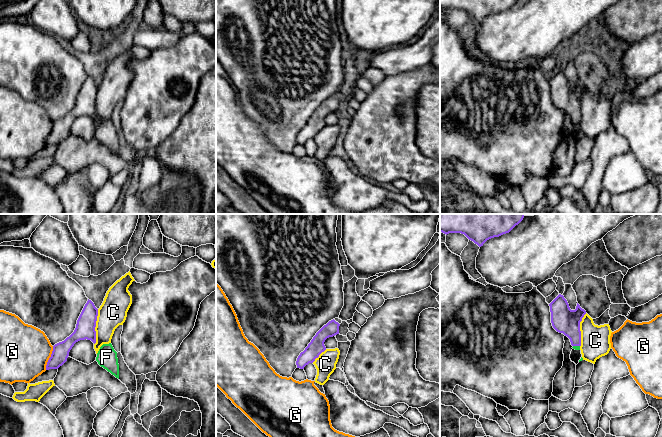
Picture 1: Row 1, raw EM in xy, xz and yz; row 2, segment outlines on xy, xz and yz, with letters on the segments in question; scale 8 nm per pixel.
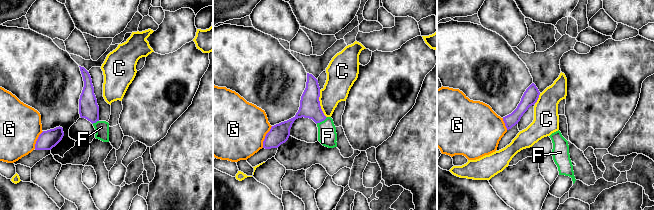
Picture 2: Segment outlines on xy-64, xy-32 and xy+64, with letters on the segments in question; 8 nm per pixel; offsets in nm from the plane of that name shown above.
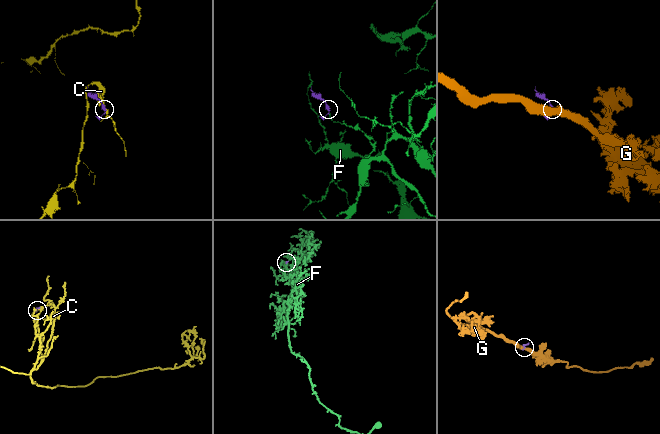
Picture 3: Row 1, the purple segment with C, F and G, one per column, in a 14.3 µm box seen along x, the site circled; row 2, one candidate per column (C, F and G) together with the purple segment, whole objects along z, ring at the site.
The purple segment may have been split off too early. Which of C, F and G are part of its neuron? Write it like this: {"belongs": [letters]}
{"belongs": ["F"]}

